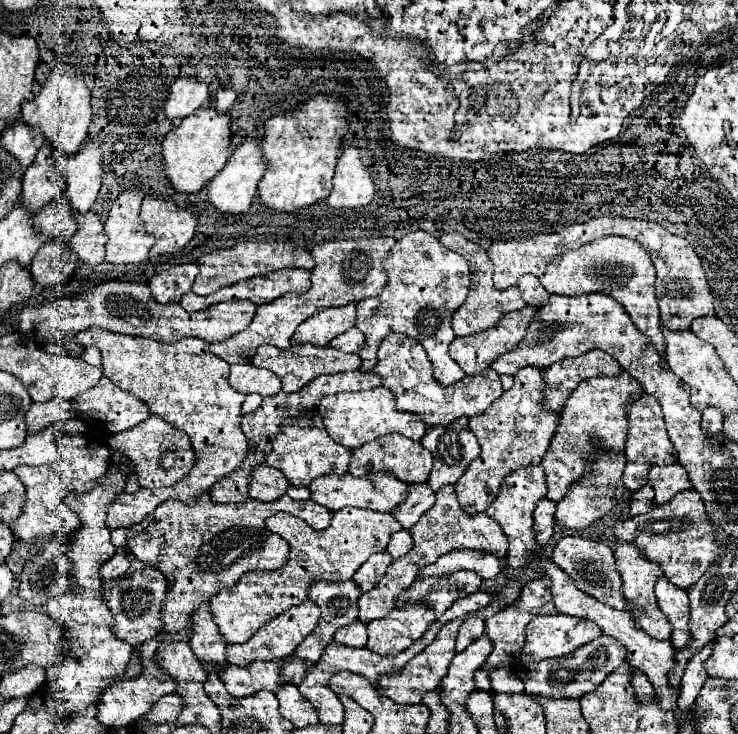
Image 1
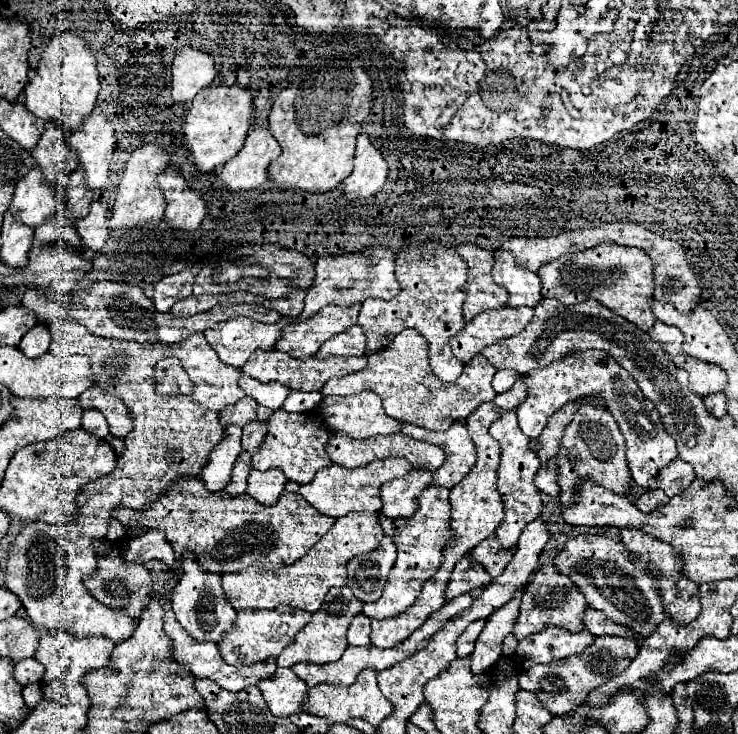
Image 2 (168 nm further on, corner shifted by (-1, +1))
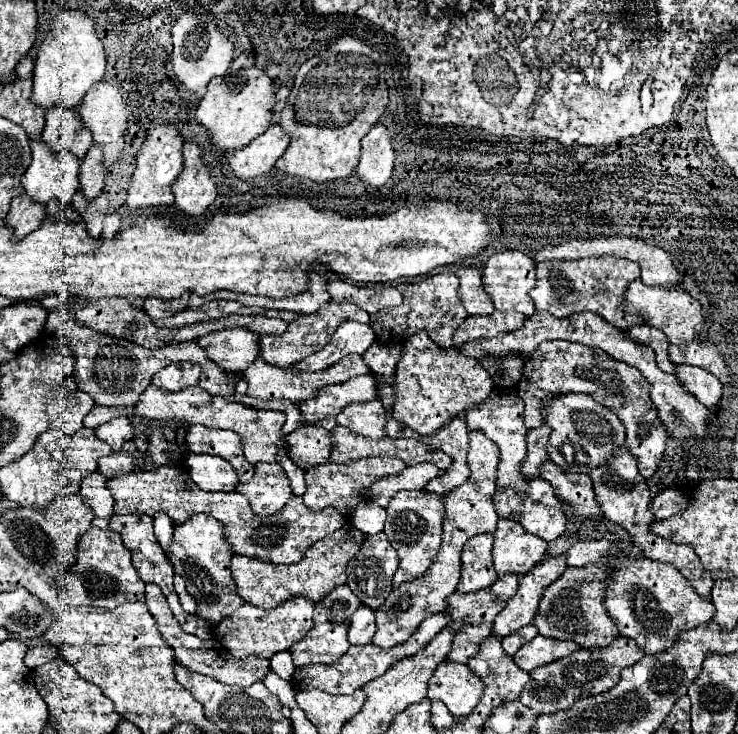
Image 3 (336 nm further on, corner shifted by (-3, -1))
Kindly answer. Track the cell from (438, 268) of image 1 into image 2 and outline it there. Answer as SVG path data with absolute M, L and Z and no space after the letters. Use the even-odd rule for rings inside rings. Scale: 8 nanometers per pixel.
M434 240L408 244L396 258L396 280L402 286L402 292L396 298L392 300L368 298L362 304L358 324L364 328L368 336L366 356L370 356L374 350L386 348L400 330L416 328L428 340L432 372L444 382L454 382L464 366L450 352L450 338L456 332L460 332L460 328L464 326L464 316L462 316L462 304L466 300L464 260L458 258L458 252L454 248L448 248ZM422 256L434 256L434 258L426 260Z

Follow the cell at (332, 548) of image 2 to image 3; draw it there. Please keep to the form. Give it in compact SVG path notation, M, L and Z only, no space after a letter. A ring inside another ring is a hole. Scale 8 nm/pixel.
M346 522L340 530L328 534L326 538L310 546L306 550L306 556L298 564L288 564L288 566L266 564L248 556L234 556L230 570L238 594L244 598L244 602L260 606L264 610L272 610L274 606L280 606L286 598L292 598L294 594L302 594L312 602L320 602L322 596L332 592L332 588L346 584L346 564L360 550L362 542L364 542L364 534L352 522Z

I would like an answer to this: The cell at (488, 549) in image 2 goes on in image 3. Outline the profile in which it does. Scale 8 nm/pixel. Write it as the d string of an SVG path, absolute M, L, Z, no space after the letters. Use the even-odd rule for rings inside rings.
M500 518L492 546L494 570L498 576L526 574L542 560L546 548L548 544L542 538L528 534L518 522Z

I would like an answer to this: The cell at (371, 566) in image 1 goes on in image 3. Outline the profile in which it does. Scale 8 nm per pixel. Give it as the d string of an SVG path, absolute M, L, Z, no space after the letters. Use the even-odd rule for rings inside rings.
M384 532L366 536L360 552L348 562L348 586L352 588L352 592L360 598L360 602L364 606L370 606L374 612L378 606L382 606L386 594L390 594L392 590L392 576L398 568L398 554L392 550L392 546L386 540Z

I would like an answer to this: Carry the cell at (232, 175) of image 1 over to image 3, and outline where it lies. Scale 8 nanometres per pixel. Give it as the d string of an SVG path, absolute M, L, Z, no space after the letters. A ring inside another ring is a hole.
M274 124L264 134L254 138L254 142L244 146L242 150L236 150L230 156L228 164L236 178L252 180L256 176L268 174L276 160L284 154L288 144L290 144L288 134L284 134L284 130Z

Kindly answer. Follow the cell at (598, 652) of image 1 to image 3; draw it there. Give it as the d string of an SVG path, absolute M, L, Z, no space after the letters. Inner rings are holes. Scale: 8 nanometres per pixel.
M618 636L610 646L606 646L606 650L576 650L570 656L578 656L578 662L562 658L558 662L550 662L538 670L532 670L530 682L520 694L520 702L532 708L536 714L554 714L560 710L568 710L576 702L576 690L578 698L608 692L620 680L622 668L636 664L644 656L644 652L634 640Z

